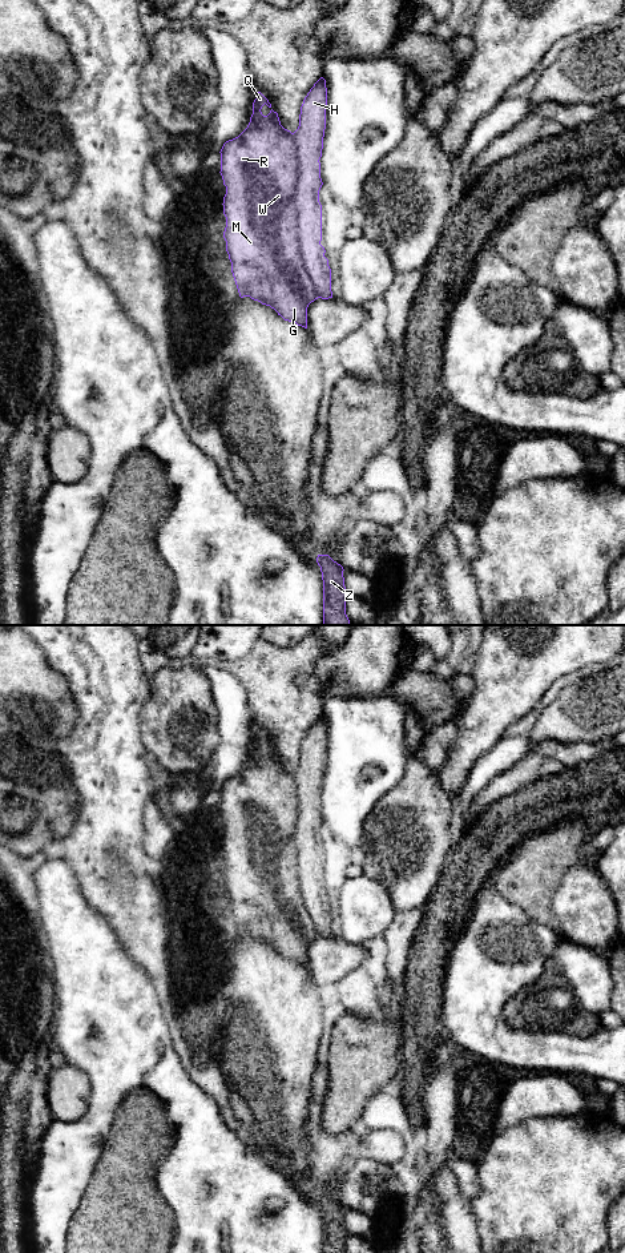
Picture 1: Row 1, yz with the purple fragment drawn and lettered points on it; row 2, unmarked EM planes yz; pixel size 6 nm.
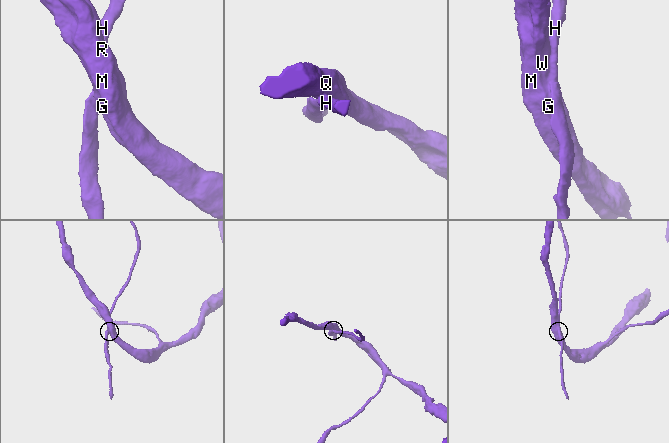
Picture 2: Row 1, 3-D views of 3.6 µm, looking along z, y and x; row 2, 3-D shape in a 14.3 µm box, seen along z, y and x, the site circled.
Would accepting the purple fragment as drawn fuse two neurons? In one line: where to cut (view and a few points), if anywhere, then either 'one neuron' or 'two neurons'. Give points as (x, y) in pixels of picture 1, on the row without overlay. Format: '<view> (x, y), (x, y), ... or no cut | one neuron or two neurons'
yz (291, 772), (297, 792), (298, 883), (303, 905), (318, 935) | two neurons

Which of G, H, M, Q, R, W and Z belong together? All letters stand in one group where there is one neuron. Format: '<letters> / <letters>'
G M Q R W / H Z

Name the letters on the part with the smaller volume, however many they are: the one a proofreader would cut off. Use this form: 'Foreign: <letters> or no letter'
Foreign: H, Z

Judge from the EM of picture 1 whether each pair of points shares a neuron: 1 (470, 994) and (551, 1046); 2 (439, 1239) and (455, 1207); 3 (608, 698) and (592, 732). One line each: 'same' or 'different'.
1: same
2: different
3: same

